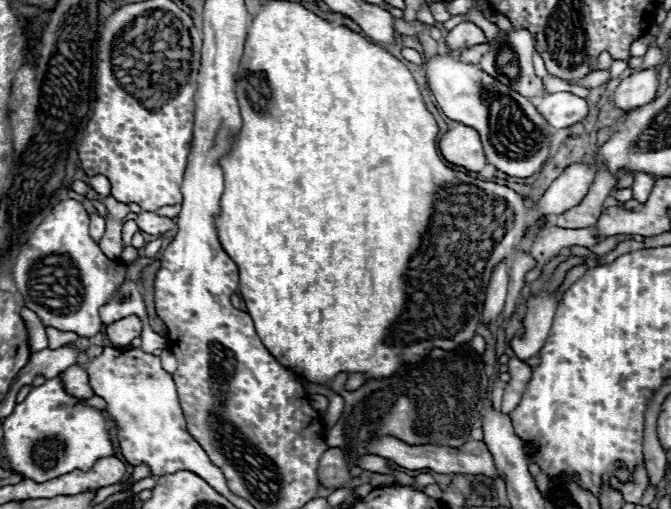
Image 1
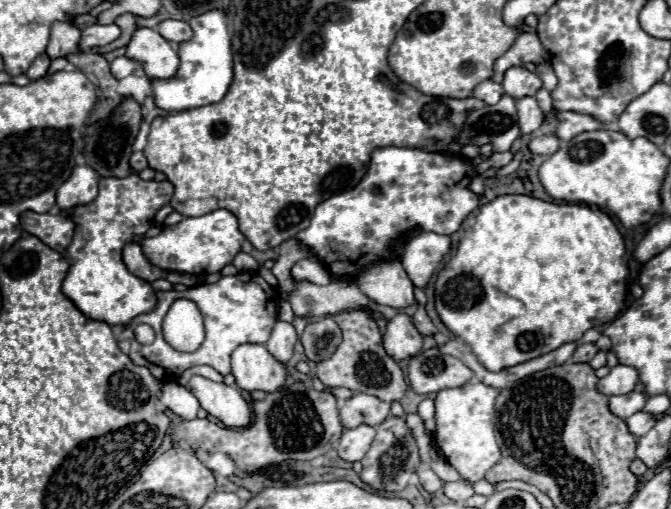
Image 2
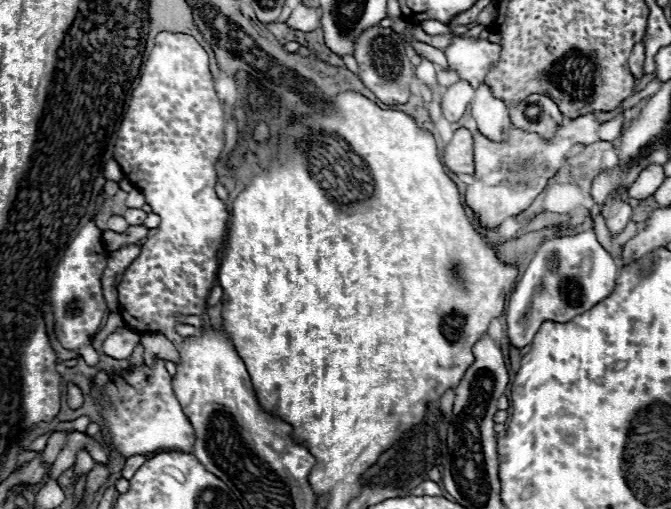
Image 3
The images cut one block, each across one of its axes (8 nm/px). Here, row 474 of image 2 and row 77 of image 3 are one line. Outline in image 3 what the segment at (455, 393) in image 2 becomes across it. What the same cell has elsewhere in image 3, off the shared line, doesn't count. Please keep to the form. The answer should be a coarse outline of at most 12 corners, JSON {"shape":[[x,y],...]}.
{"shape":[[454,38],[448,66],[478,88],[500,58],[500,46]]}

